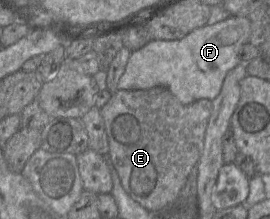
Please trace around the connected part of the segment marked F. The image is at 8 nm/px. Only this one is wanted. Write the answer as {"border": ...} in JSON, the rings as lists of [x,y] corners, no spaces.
{"border":[[[230,16],[213,25],[198,27],[178,40],[153,39],[132,51],[117,88],[145,90],[166,87],[183,105],[200,99],[214,100],[220,93],[227,73],[241,63],[240,51],[249,42],[250,20],[246,16]]]}

